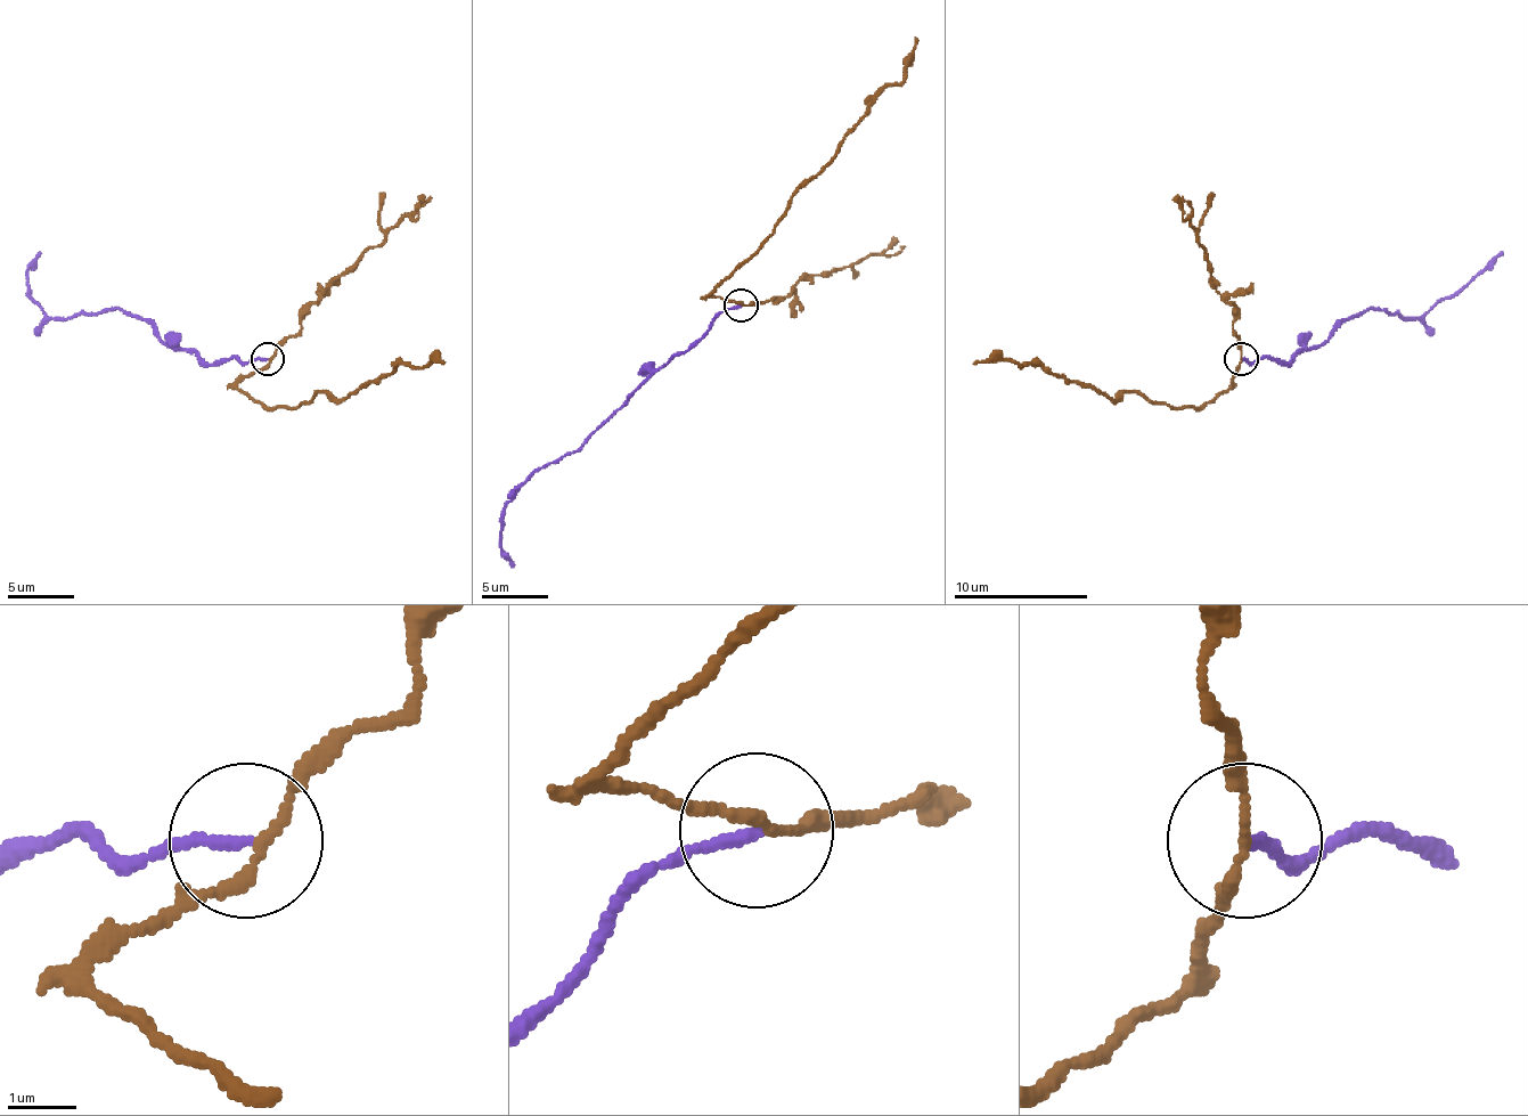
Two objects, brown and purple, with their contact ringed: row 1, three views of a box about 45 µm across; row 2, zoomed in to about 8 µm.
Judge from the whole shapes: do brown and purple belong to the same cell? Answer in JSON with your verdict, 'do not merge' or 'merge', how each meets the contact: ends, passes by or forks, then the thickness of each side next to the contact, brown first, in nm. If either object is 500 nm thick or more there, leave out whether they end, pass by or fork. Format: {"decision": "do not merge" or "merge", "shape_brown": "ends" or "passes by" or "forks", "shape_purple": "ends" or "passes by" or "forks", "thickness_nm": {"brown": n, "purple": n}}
{"decision": "do not merge", "shape_brown": "passes by", "shape_purple": "ends", "thickness_nm": {"brown": 150, "purple": 170}}

